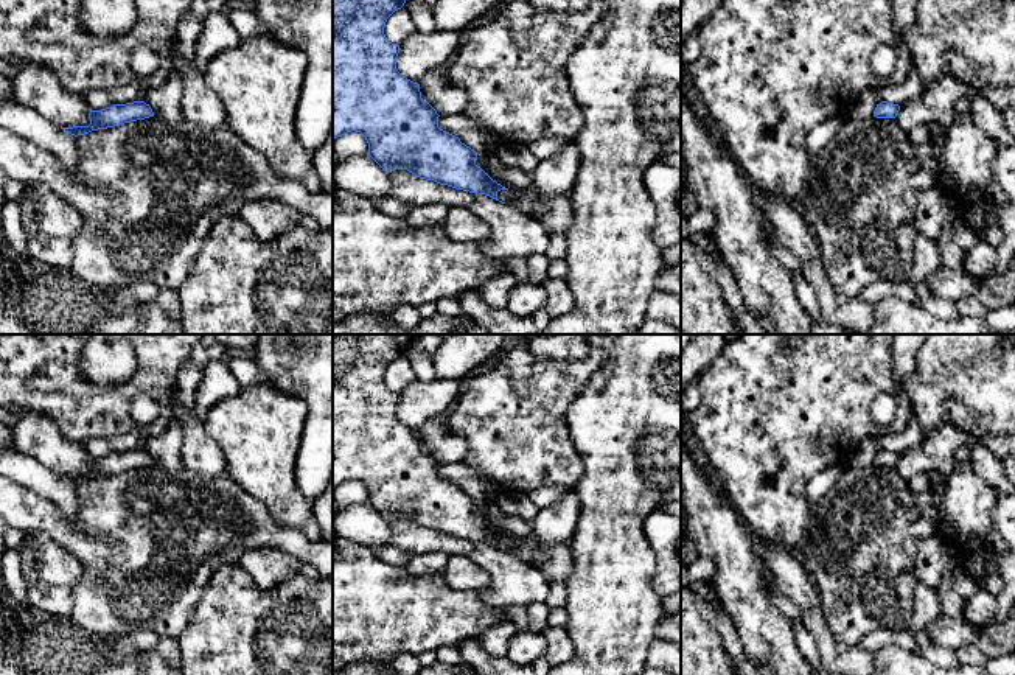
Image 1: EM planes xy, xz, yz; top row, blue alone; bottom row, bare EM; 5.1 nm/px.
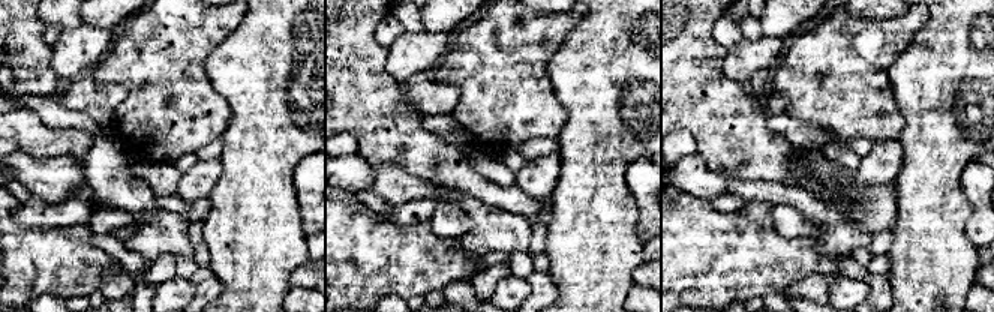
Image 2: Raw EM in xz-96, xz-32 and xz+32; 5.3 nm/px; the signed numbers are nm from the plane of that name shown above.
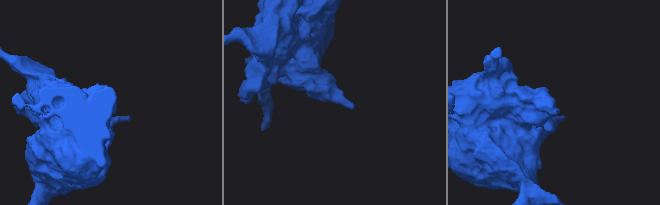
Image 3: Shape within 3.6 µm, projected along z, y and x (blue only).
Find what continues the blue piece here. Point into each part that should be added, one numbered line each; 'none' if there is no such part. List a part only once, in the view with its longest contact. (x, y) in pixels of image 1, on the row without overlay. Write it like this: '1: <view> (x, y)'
1: xz (526, 549)

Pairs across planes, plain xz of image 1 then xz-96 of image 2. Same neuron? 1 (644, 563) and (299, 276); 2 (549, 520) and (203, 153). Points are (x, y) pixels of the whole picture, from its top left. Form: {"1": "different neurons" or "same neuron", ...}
{"1": "different neurons", "2": "different neurons"}

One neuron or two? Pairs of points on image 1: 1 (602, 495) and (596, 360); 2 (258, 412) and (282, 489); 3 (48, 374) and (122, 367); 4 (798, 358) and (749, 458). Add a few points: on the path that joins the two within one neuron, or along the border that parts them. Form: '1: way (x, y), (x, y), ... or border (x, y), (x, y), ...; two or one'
1: border (605, 350), (605, 363), (572, 400); two
2: way (260, 431), (260, 458), (266, 470); one
3: border (81, 350), (80, 374), (94, 384), (114, 384); two
4: way (798, 383), (768, 420), (768, 433); one

